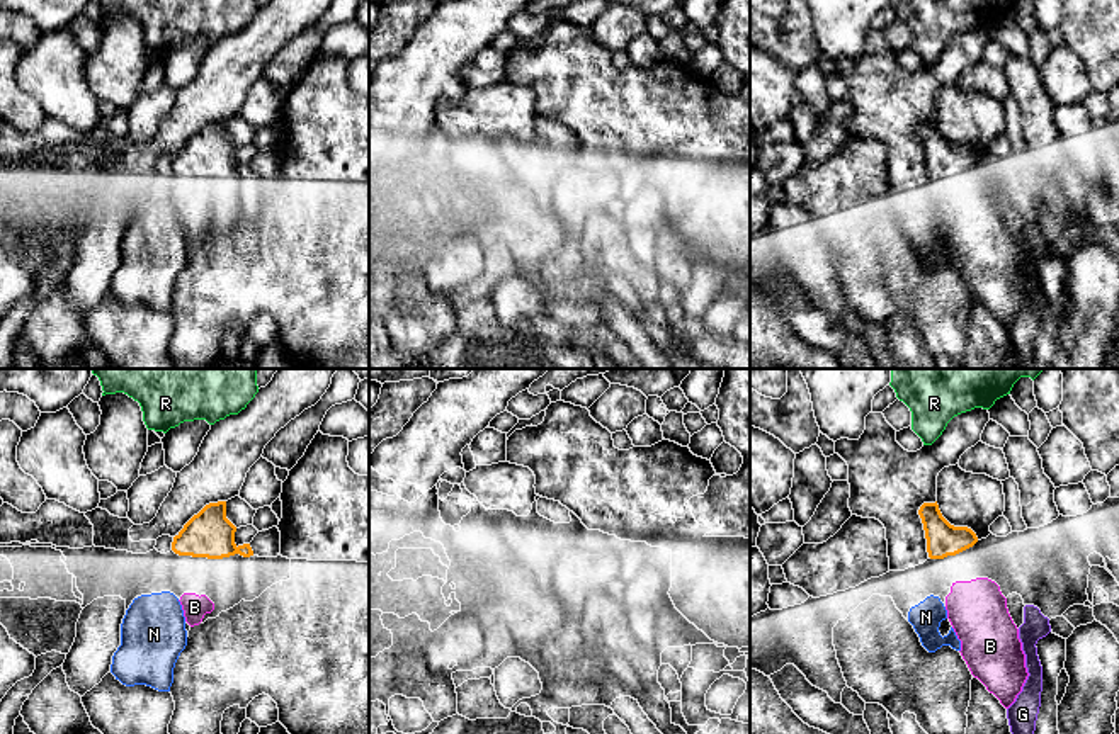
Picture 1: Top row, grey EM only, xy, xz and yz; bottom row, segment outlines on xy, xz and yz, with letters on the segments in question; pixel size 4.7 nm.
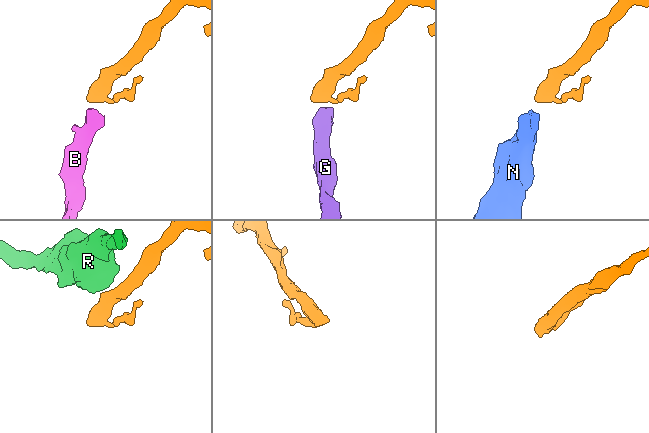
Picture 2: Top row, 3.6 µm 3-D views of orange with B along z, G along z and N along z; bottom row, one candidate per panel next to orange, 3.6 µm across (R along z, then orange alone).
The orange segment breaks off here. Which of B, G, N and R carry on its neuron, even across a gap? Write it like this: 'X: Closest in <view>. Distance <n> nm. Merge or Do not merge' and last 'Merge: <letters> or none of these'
B: Closest in yz. Distance 130 nm. Merge
G: Closest in yz. Distance 380 nm. Do not merge
N: Closest in yz. Distance 180 nm. Do not merge
R: Closest in yz. Distance 280 nm. Do not merge
Merge: B

